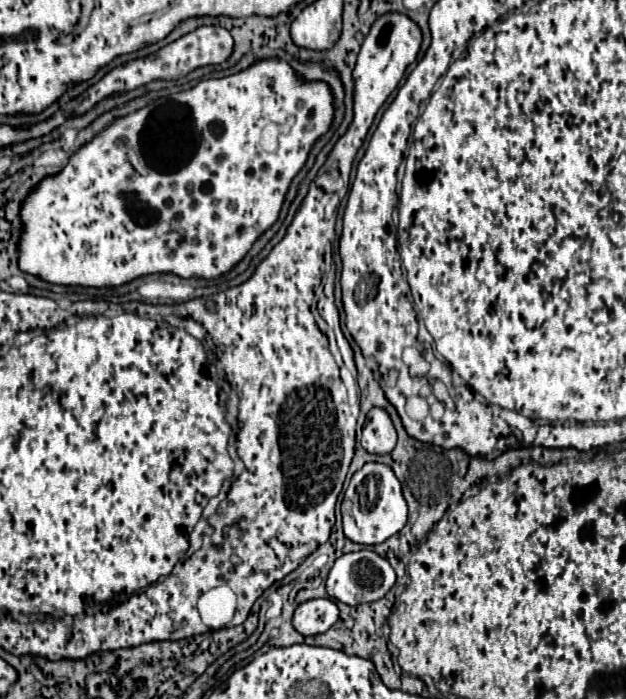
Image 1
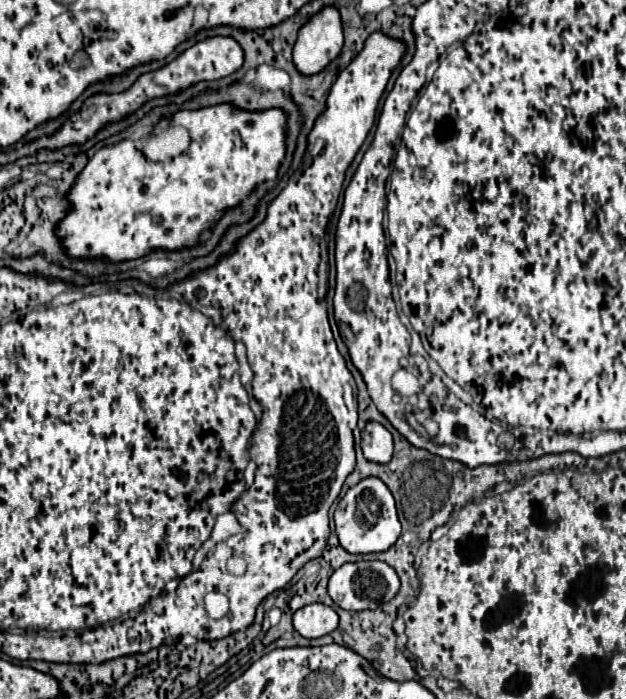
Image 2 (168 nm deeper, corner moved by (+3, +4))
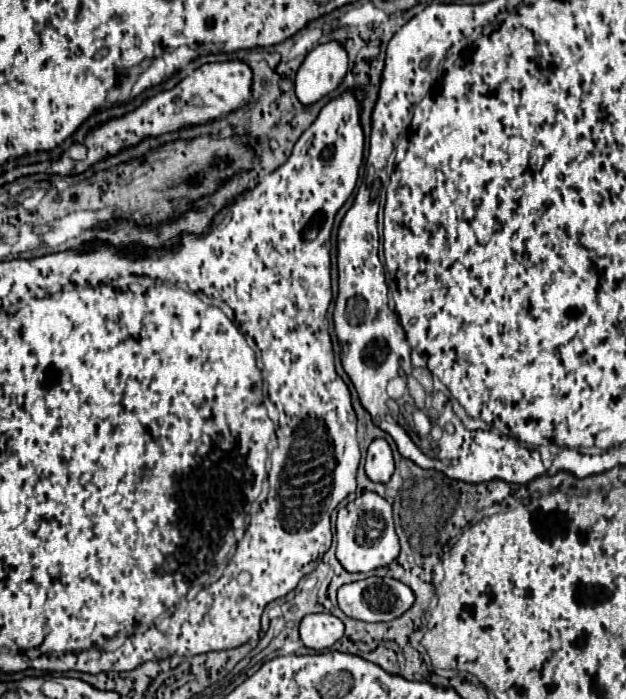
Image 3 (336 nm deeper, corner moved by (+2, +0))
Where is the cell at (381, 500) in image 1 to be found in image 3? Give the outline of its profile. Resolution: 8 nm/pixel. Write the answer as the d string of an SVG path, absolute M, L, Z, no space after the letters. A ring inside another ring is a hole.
M365 491L355 499L355 505L347 505L343 515L337 515L337 559L347 571L371 571L389 565L399 555L399 537L393 525L393 507L381 495Z

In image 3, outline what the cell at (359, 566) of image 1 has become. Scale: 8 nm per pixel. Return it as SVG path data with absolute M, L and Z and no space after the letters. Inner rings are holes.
M367 577L363 581L353 581L349 585L341 585L341 589L337 591L337 601L339 601L339 609L353 617L353 619L361 619L361 621L373 621L373 623L379 623L379 621L391 621L391 619L397 619L401 617L415 601L415 595L413 591L393 579L393 577Z

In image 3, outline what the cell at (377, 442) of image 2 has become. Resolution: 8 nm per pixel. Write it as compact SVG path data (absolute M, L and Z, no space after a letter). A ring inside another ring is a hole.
M375 439L369 445L367 461L365 461L365 473L371 481L387 483L393 475L393 453L385 439Z

